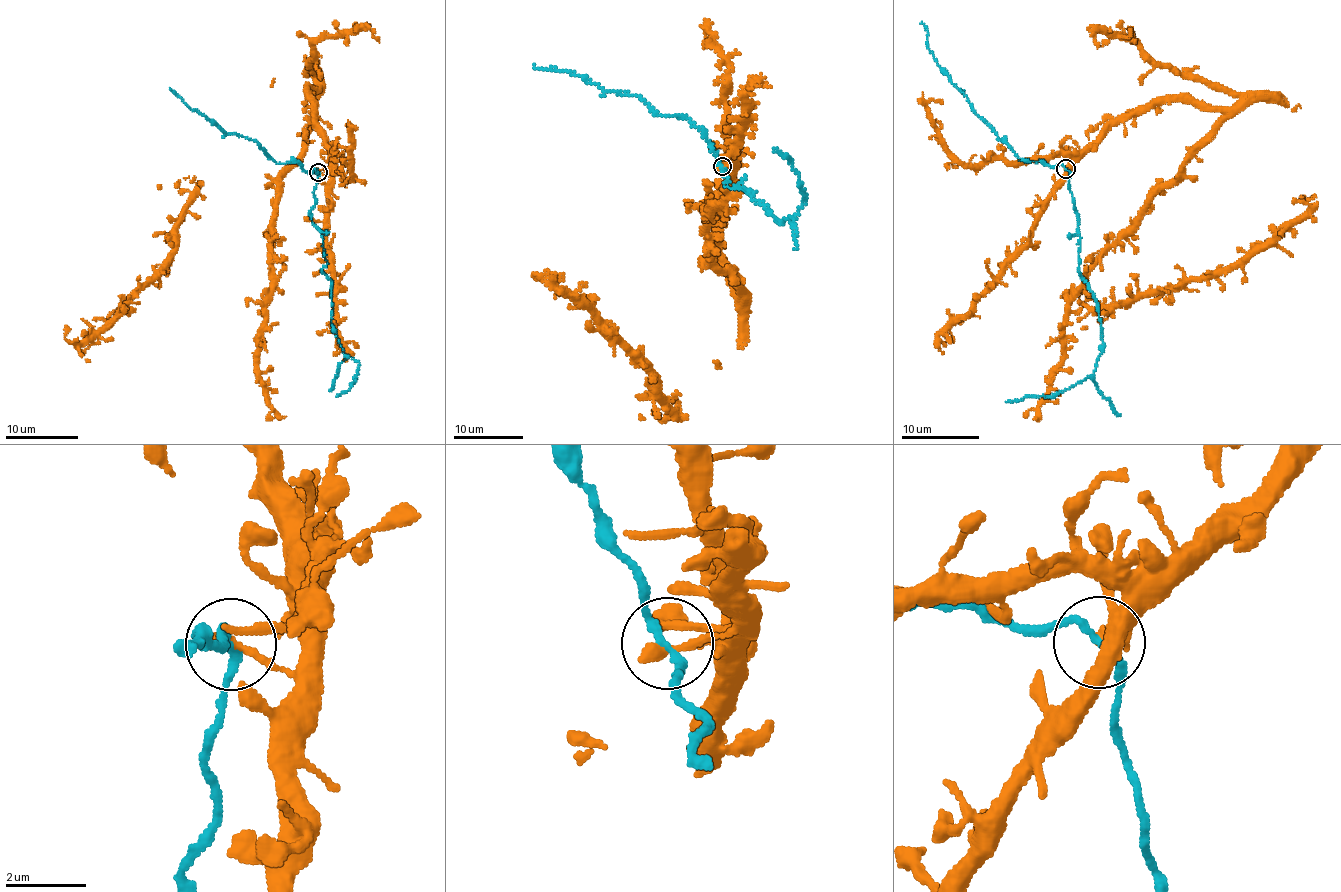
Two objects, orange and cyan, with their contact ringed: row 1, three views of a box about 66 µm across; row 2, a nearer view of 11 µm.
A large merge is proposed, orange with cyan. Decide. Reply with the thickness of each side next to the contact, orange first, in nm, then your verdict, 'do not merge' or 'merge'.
calibres 340 and 190 nm; merge

